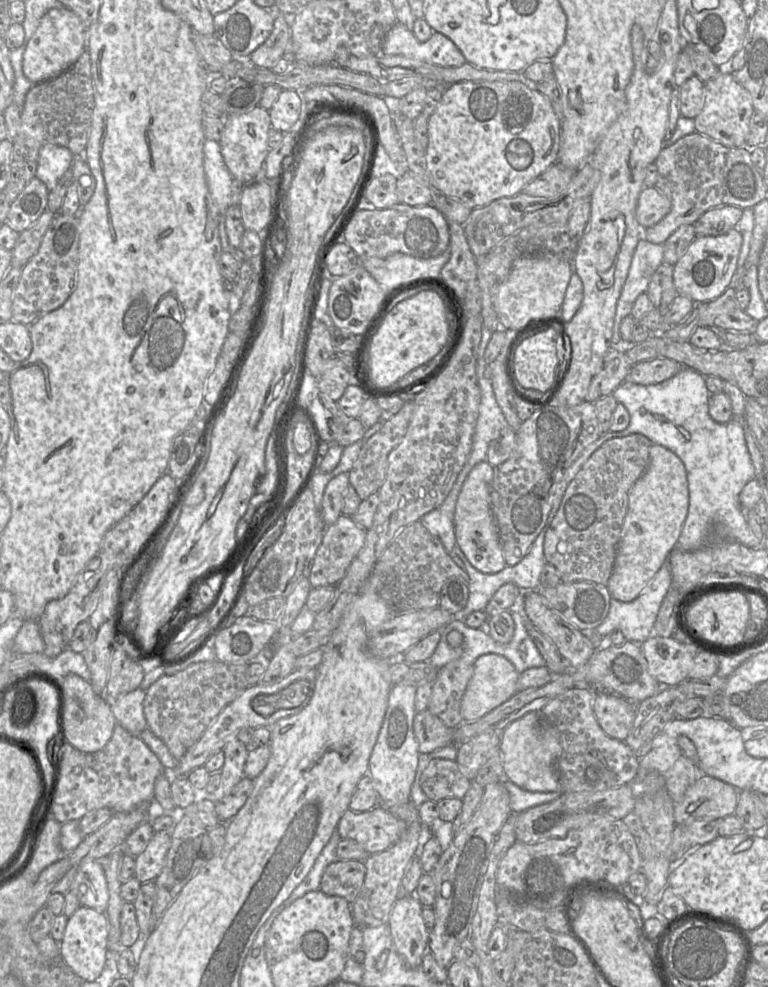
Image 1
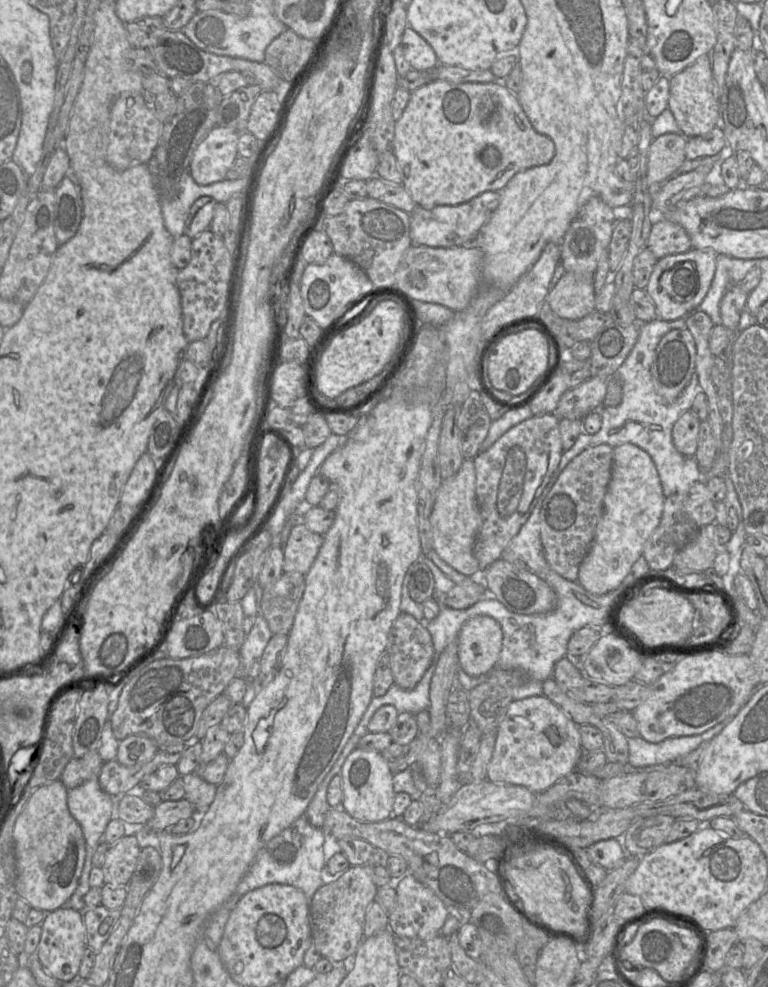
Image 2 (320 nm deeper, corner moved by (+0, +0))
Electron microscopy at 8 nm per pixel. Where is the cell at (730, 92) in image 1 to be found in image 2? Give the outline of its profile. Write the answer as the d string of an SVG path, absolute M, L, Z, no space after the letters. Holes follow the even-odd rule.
M709 54L701 55L695 62L669 78L670 95L668 109L686 138L703 135L721 122L720 100L716 96L716 87L712 74Z

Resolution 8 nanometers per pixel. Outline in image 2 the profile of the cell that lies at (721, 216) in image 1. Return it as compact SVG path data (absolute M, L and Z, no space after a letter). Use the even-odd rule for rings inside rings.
M663 218L653 224L646 248L660 260L669 255L686 253L692 249L692 244L682 226Z

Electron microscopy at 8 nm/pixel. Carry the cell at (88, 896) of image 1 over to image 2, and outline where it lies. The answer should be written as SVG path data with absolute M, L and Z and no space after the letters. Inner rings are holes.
M60 779L37 788L14 825L16 891L31 908L42 912L52 912L67 904L85 862L84 835L69 812L67 791Z

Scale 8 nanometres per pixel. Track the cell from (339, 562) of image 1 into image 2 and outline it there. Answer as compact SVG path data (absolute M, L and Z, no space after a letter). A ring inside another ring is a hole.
M297 522L284 548L283 571L307 574L322 544L323 535L310 531L303 522Z

